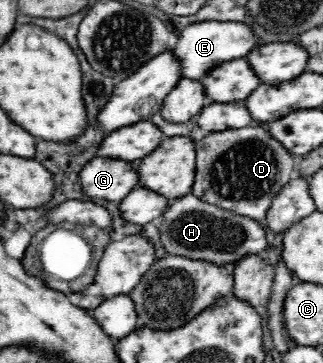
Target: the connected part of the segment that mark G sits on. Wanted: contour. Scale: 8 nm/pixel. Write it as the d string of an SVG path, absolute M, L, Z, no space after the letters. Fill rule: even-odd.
M91 158L77 176L81 191L95 203L120 202L137 187L134 162Z

